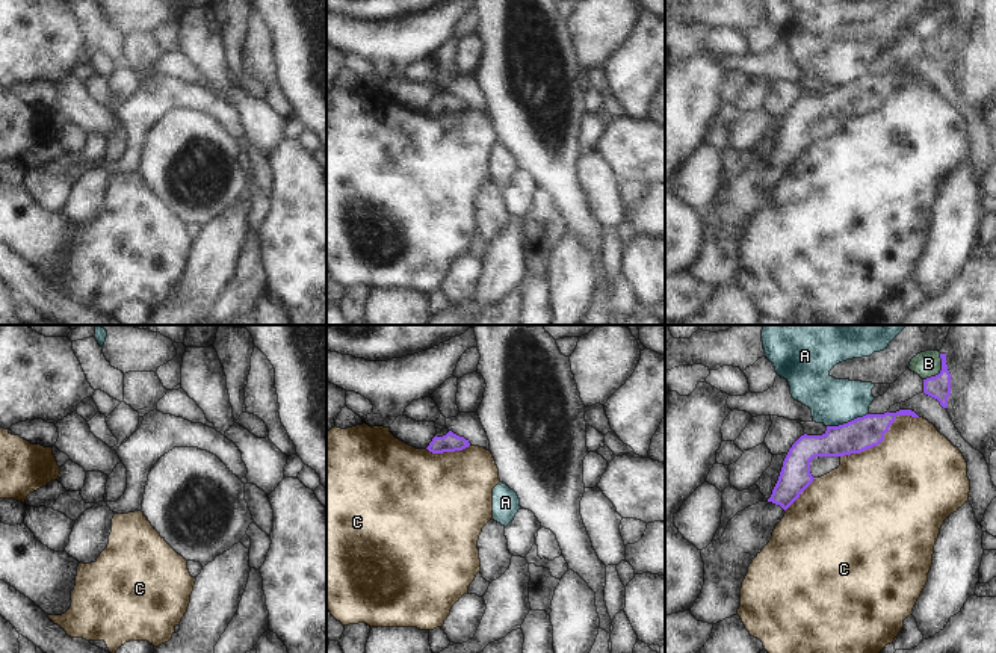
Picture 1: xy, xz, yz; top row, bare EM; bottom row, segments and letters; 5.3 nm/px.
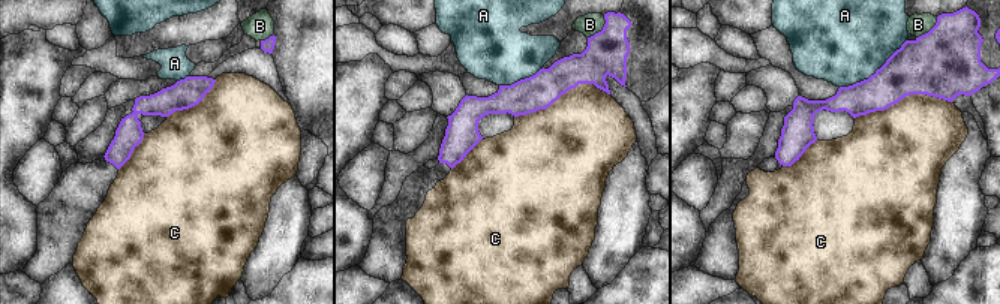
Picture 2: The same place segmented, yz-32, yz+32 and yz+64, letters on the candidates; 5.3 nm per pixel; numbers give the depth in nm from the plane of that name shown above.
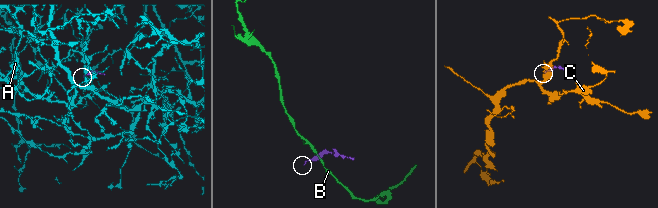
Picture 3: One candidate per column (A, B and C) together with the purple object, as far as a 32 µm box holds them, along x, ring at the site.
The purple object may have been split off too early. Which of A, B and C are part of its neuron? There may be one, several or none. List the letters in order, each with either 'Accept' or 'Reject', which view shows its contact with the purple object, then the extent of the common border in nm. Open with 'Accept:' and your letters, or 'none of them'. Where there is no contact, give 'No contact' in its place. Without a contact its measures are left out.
Accept: none of them
A: Reject. Touches purple in yz. Shared border 220 nm
B: Reject. Touches purple in yz. Shared border 170 nm
C: Reject. Touches purple in yz. Shared border 460 nm

